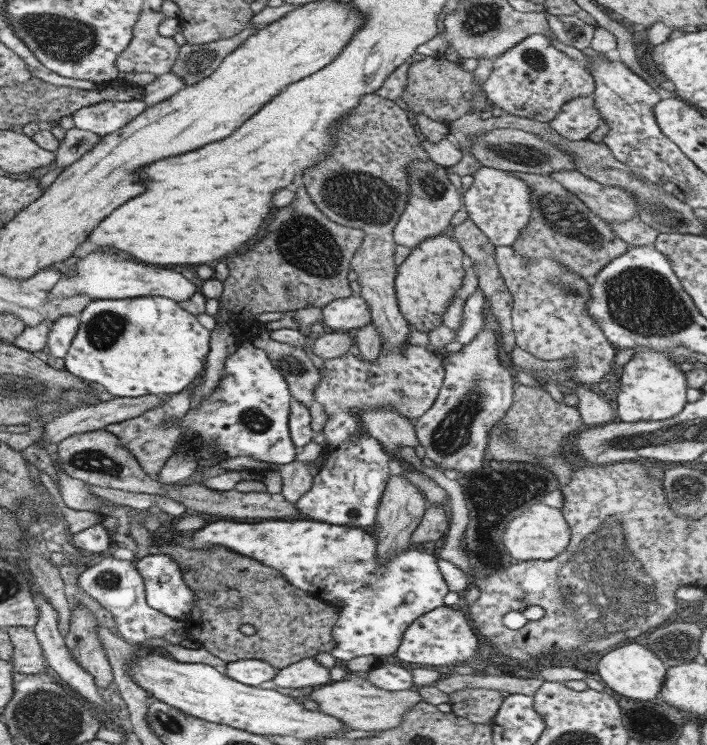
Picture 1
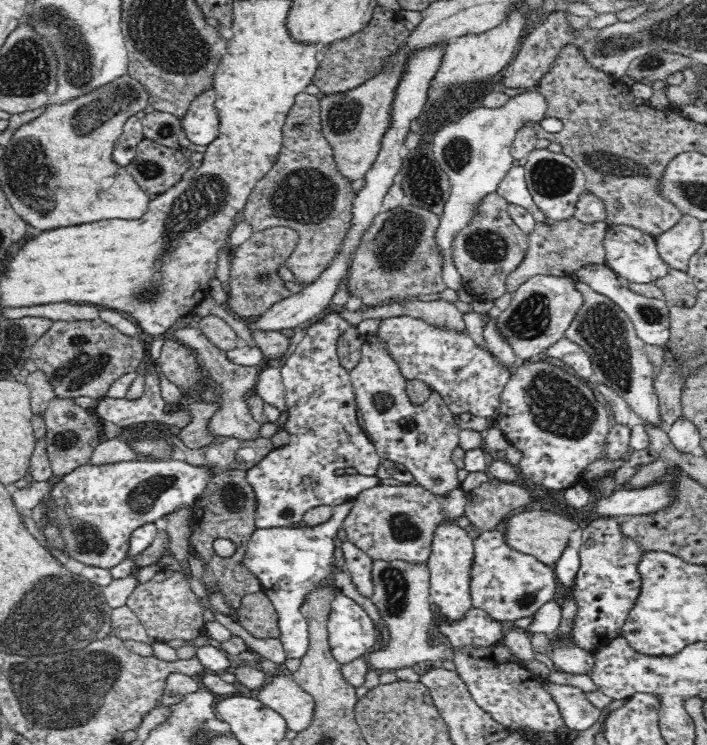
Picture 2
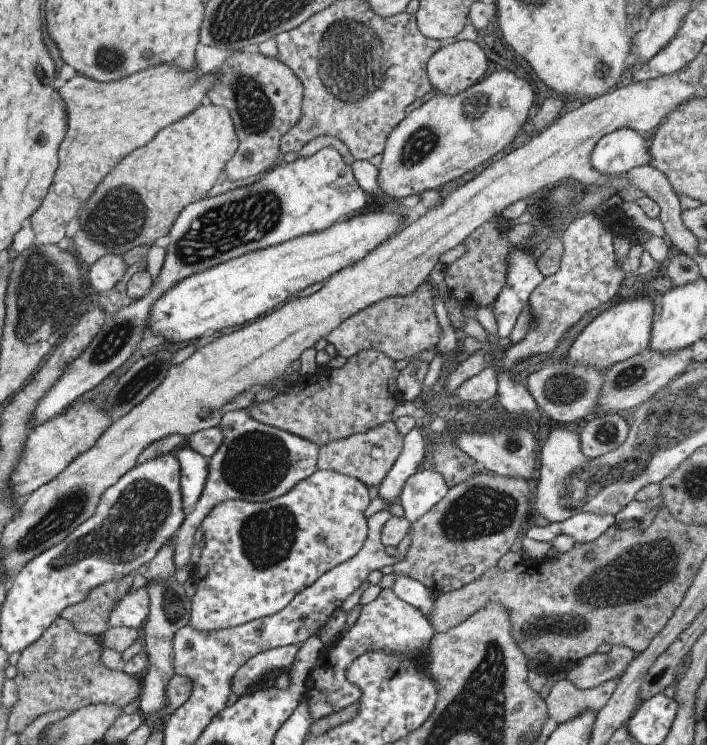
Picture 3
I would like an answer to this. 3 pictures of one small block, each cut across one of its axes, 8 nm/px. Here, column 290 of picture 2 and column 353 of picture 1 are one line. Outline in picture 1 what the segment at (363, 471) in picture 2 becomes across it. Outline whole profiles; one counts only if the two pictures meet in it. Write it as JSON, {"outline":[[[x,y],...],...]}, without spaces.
{"outline":[[[409,345],[401,350],[380,352],[370,363],[347,351],[338,357],[324,359],[323,368],[318,371],[320,381],[314,388],[314,402],[318,402],[326,414],[322,432],[326,440],[322,448],[324,459],[311,489],[295,504],[304,519],[370,529],[393,467],[389,465],[388,454],[375,439],[369,435],[354,437],[364,427],[358,412],[364,408],[388,406],[414,422],[429,410],[442,385],[441,355]]]}

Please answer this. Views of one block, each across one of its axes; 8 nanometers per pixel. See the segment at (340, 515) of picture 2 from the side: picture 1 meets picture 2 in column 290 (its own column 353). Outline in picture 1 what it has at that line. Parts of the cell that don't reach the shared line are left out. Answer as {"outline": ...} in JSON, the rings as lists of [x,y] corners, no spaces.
{"outline":[[[221,518],[206,522],[199,530],[188,533],[173,533],[171,538],[176,545],[189,550],[208,552],[213,546],[222,546],[234,553],[255,559],[263,566],[278,570],[284,579],[299,590],[308,592],[315,598],[339,608],[337,620],[330,635],[334,640],[329,654],[338,662],[345,662],[356,656],[373,654],[380,657],[391,656],[397,650],[403,631],[408,624],[422,614],[442,605],[448,588],[433,555],[416,549],[405,548],[394,554],[393,560],[379,563],[375,556],[376,540],[368,529],[339,526],[298,518],[266,518],[257,521],[229,521]]]}

